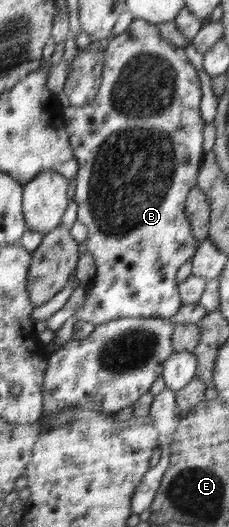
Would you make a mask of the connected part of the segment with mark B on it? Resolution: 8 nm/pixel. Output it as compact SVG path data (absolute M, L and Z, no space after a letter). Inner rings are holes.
M134 19L127 27L125 33L117 37L111 36L109 40L109 47L103 51L105 63L103 64L101 86L99 86L97 95L95 95L93 101L81 108L76 109L74 106L69 106L65 109L65 129L67 129L69 134L69 143L73 150L73 155L79 162L79 171L77 171L77 178L72 187L72 192L75 194L75 203L78 205L76 221L81 221L83 225L87 226L87 251L95 258L96 275L93 278L91 287L88 288L85 305L81 305L65 321L65 325L55 331L55 338L51 343L53 346L51 351L55 351L58 349L57 347L65 345L65 342L72 339L74 326L79 320L89 321L89 323L97 326L123 317L161 317L172 319L179 307L183 305L179 295L176 273L183 264L191 261L197 246L199 246L199 241L191 233L191 223L189 223L189 219L185 215L185 200L189 191L197 184L198 173L205 154L202 150L202 133L206 122L201 119L199 111L202 89L195 66L187 59L183 48L176 47L163 39L158 33L157 26L154 26L147 20Z

